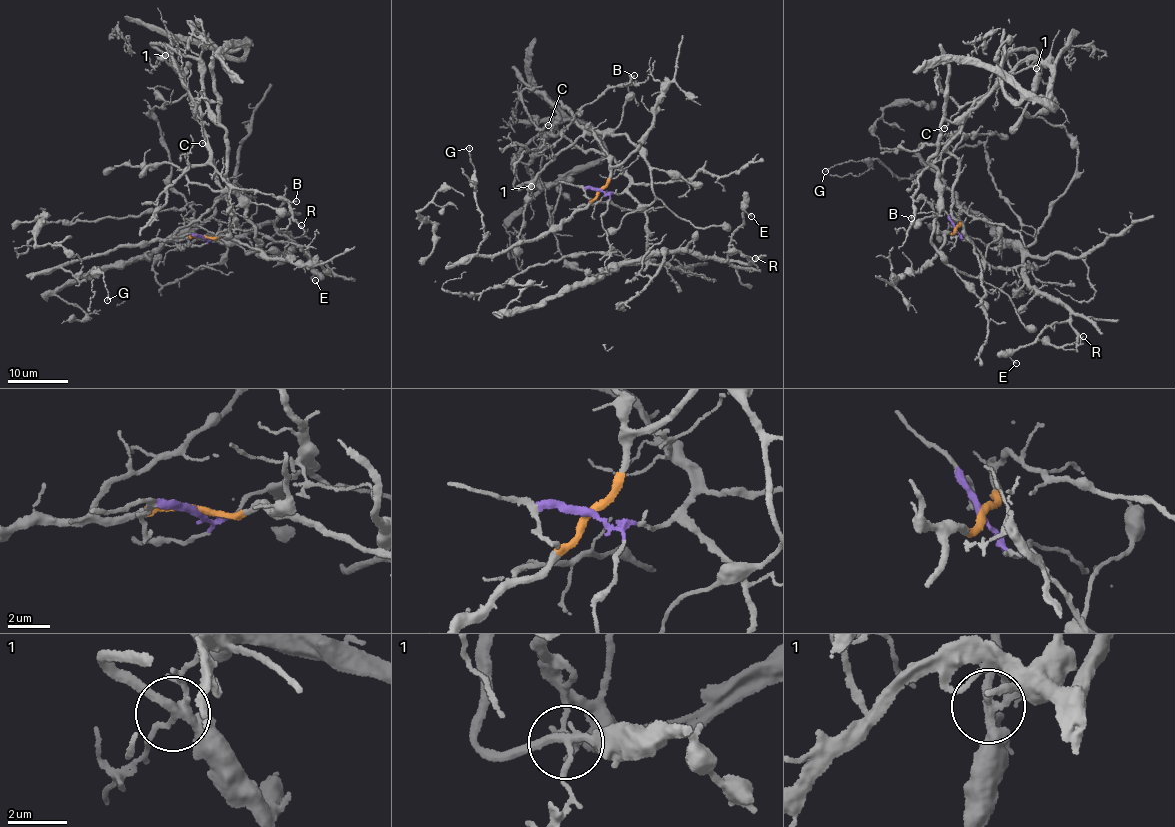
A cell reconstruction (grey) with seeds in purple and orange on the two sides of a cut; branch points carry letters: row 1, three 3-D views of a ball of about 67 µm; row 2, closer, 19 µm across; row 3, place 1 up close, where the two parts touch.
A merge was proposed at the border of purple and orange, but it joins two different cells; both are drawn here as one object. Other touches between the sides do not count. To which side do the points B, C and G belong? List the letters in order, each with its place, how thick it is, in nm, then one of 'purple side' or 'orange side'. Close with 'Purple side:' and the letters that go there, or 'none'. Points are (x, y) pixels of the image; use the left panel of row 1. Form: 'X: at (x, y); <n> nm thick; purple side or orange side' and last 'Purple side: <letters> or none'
B: at (296, 201); 130 nm thick; purple side
C: at (202, 143); 120 nm thick; purple side
G: at (107, 300); 100 nm thick; orange side
Purple side: B, C

